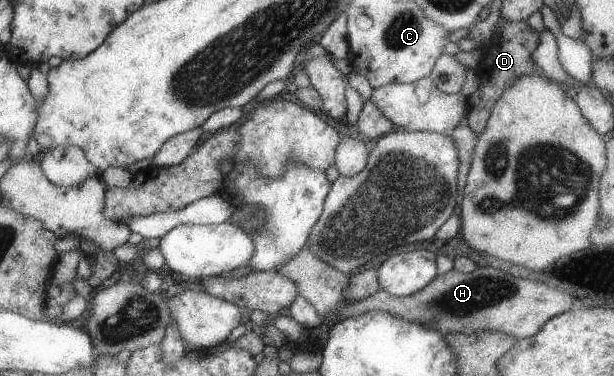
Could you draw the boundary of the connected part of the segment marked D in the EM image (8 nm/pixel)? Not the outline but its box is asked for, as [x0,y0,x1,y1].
[468,18,542,134]

